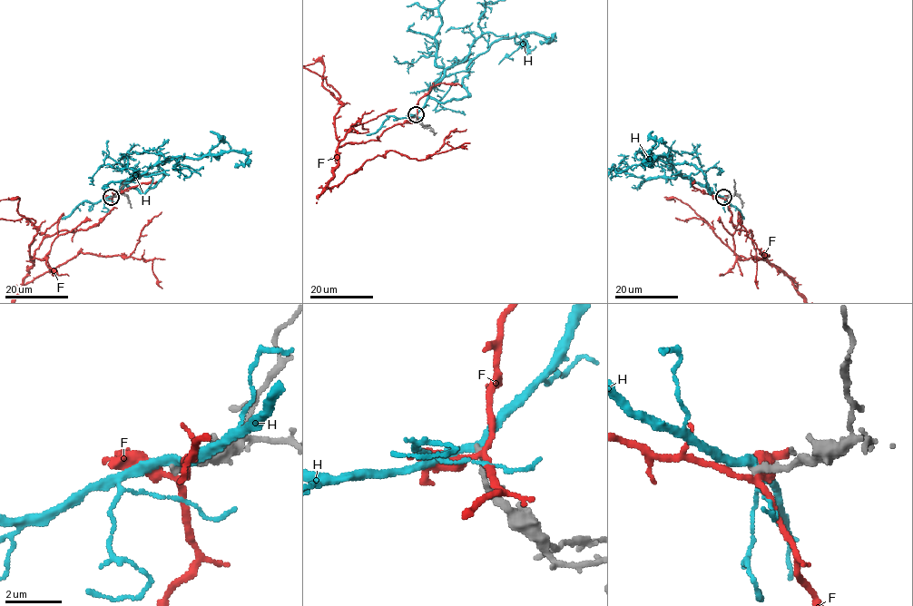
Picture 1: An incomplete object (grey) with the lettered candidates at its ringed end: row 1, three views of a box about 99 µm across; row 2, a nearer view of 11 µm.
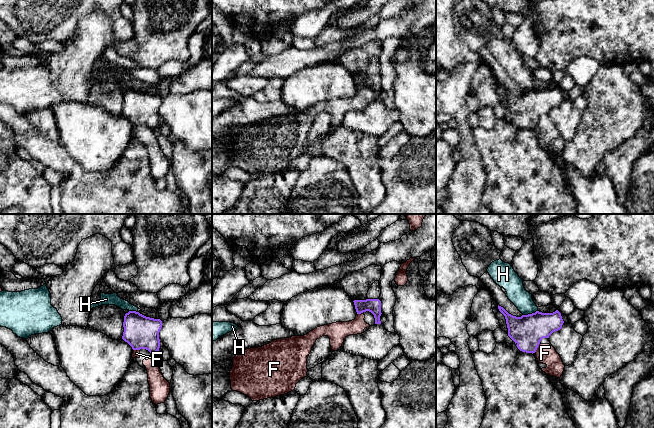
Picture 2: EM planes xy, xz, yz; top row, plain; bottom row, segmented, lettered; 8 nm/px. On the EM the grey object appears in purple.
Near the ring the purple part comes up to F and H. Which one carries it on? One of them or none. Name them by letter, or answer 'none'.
none

